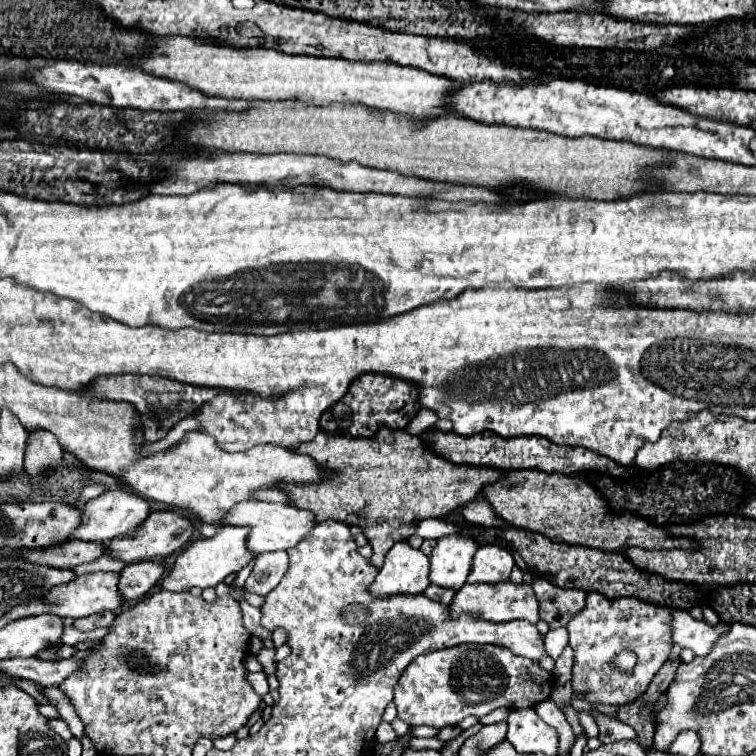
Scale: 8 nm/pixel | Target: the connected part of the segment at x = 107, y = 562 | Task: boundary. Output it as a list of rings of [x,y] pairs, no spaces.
[[[104,555],[94,562],[78,565],[72,570],[77,576],[80,576],[98,571],[120,572],[126,565],[128,564],[122,561],[114,560],[111,557]]]

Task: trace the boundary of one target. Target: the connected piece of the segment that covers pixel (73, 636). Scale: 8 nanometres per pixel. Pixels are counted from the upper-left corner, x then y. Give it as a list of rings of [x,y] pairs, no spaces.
[[[68,625],[68,627],[64,627],[62,643],[66,643],[66,645],[76,645],[76,643],[80,643],[80,641],[92,641],[92,639],[102,639],[104,635],[106,635],[106,629],[94,629],[94,631],[88,631],[88,633],[84,633],[84,631],[78,631],[76,627]]]

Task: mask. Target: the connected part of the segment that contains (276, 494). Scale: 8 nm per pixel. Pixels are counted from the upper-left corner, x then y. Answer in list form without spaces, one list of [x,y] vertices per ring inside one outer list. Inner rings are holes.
[[[266,489],[262,493],[254,493],[254,499],[260,499],[260,501],[284,501],[284,503],[288,503],[288,497],[280,489]]]

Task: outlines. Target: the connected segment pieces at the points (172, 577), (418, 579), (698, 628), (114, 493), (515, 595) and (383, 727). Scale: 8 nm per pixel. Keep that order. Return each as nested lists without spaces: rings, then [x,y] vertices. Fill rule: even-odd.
[[[218,527],[218,533],[214,537],[202,537],[184,547],[182,553],[178,553],[172,569],[162,579],[162,589],[168,591],[188,591],[190,587],[216,587],[231,573],[239,572],[254,555],[246,549],[246,535],[248,529],[244,527]]]
[[[398,541],[386,553],[384,567],[370,585],[370,595],[386,599],[394,595],[422,593],[428,581],[428,557],[420,549],[412,549],[406,541]]]
[[[672,609],[672,645],[692,649],[696,655],[708,655],[714,641],[726,633],[728,625],[718,623],[710,627],[706,621],[696,621],[686,609]]]
[[[108,489],[100,497],[90,499],[82,507],[82,521],[74,529],[74,533],[70,533],[70,539],[106,543],[106,541],[110,541],[110,539],[114,539],[118,535],[126,535],[132,529],[136,529],[148,517],[148,513],[150,513],[150,505],[140,495],[136,495],[136,493],[128,491],[128,489]]]
[[[510,581],[498,583],[498,585],[470,585],[466,583],[460,591],[456,591],[454,601],[450,603],[450,617],[460,617],[460,615],[474,615],[484,621],[492,623],[506,623],[506,621],[516,621],[516,619],[526,619],[530,623],[538,621],[538,603],[536,597],[530,589],[530,585],[514,585]]]
[[[380,723],[380,727],[378,727],[378,731],[376,731],[376,741],[380,741],[380,743],[388,743],[388,741],[394,741],[396,739],[396,733],[394,733],[394,729],[390,727],[390,723]]]

